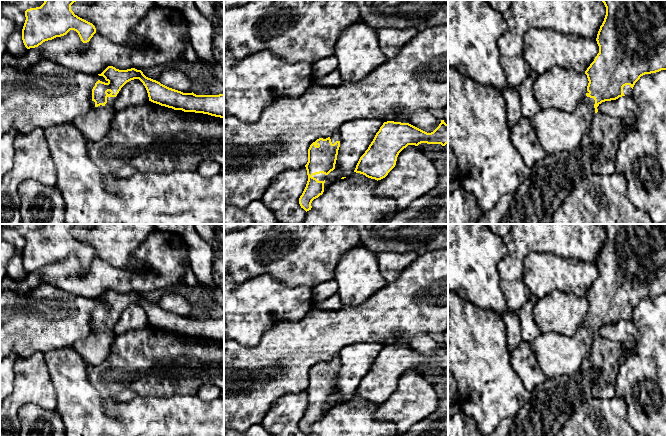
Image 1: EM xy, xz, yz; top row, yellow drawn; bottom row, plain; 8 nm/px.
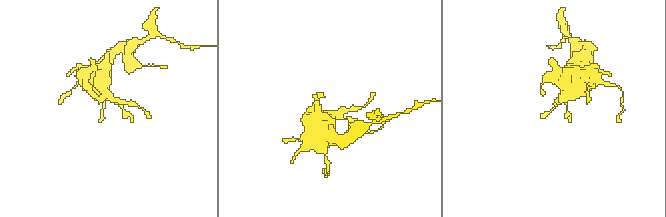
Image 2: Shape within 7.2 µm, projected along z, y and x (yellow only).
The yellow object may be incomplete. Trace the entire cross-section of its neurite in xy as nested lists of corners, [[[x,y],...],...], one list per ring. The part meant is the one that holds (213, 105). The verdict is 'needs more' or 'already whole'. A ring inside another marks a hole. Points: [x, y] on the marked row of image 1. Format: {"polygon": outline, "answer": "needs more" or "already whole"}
{"polygon": [[[108,66],[99,76],[107,81],[98,80],[92,89],[93,110],[77,118],[73,124],[82,133],[87,146],[108,135],[116,110],[114,102],[121,88],[129,81],[139,79],[145,86],[149,101],[184,112],[195,112],[224,118],[224,94],[196,95],[183,93],[169,88],[160,82],[146,77],[135,68],[119,70]]], "answer": "needs more"}

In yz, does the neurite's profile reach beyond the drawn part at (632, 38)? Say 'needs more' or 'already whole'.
needs more

